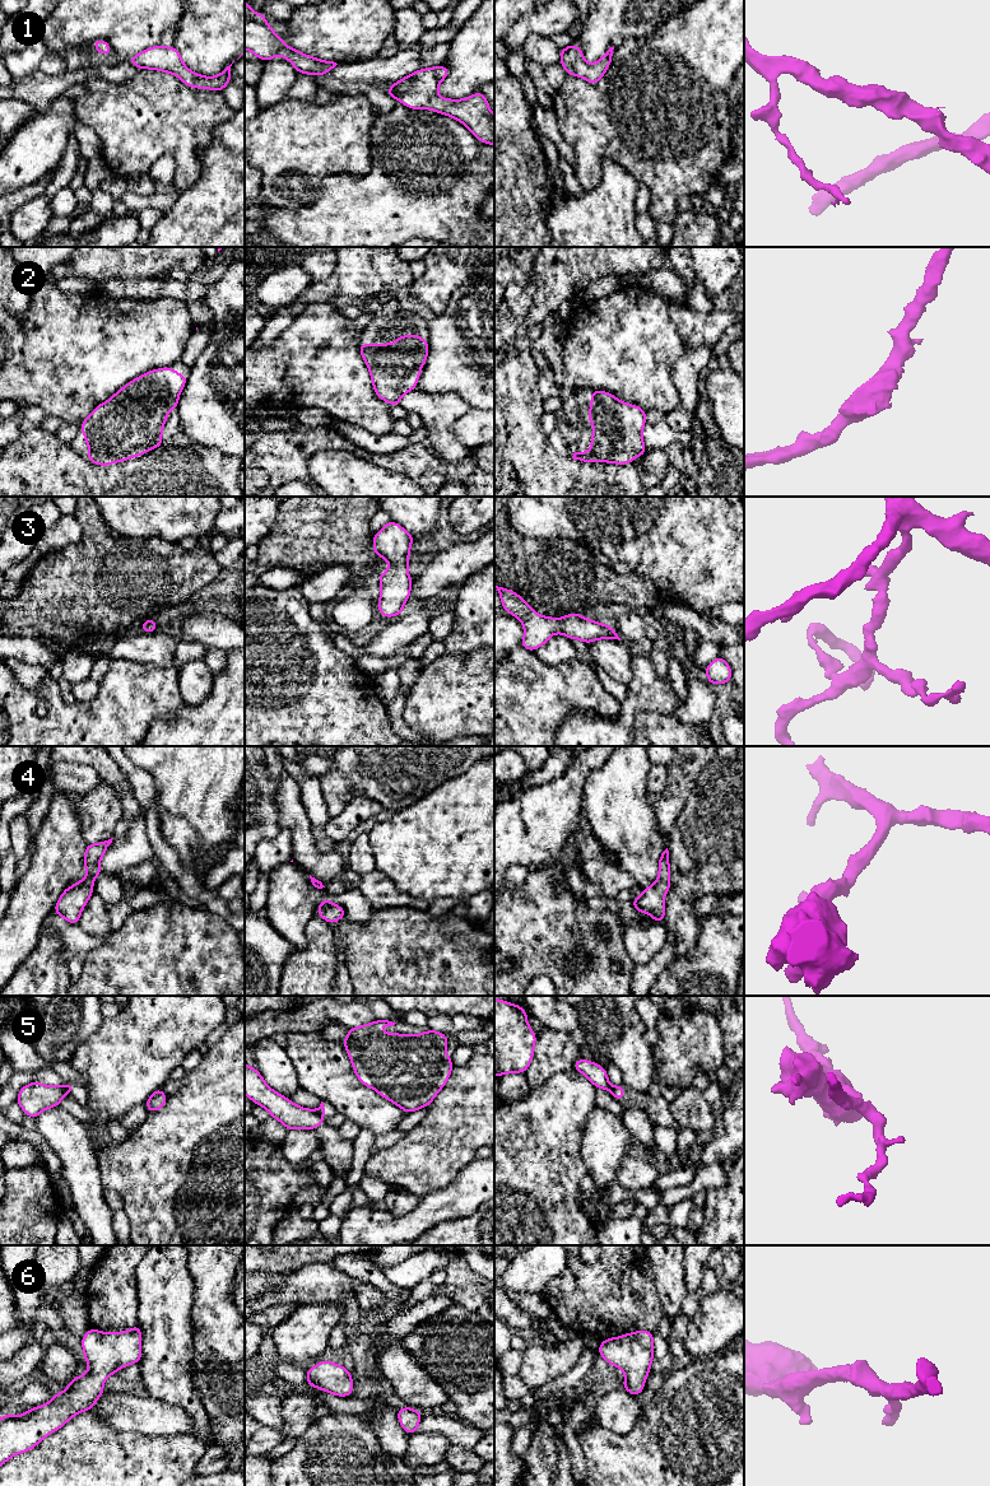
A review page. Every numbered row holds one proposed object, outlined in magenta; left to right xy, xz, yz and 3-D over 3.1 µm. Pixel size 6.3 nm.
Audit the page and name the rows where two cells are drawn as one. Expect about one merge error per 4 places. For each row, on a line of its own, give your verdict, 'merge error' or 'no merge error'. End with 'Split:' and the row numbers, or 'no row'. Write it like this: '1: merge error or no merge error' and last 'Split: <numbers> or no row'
1: no merge error
2: no merge error
3: no merge error
4: no merge error
5: merge error
6: no merge error
Split: 5

